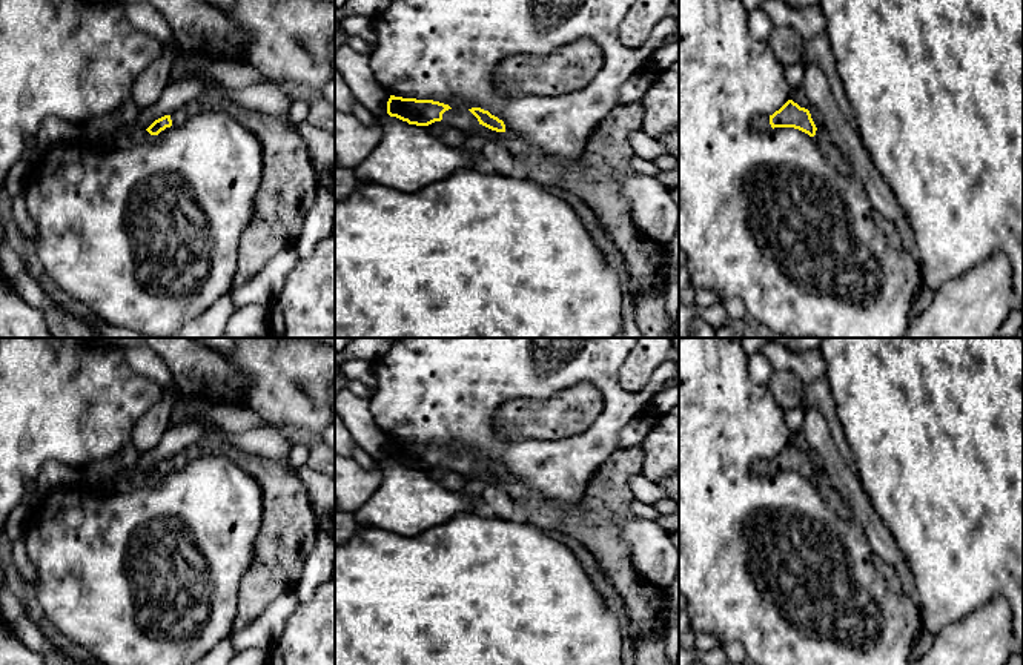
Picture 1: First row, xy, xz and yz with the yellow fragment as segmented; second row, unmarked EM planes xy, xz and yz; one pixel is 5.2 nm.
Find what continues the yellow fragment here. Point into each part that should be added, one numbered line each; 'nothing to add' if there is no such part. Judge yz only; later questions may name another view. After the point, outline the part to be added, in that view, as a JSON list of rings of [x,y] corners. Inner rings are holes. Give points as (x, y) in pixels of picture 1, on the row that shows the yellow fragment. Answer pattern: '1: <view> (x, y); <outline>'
1: yz (761, 123); [[[754,115],[751,118],[751,129],[756,132],[766,132],[771,131],[771,124],[770,124],[770,115]]]
2: yz (822, 138); [[[817,127],[814,141],[820,147],[820,151],[825,154],[828,161],[840,172],[846,175],[852,175],[852,169],[849,163],[845,160],[839,147],[834,144],[825,127]]]

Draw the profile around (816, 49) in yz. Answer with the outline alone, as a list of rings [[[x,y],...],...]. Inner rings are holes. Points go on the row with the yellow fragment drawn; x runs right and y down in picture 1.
[[[822,32],[811,38],[805,38],[802,52],[805,61],[817,65],[820,71],[825,74],[840,115],[848,123],[854,124],[856,123],[854,111],[849,104],[848,95],[843,88],[843,81],[839,75],[828,35]]]

